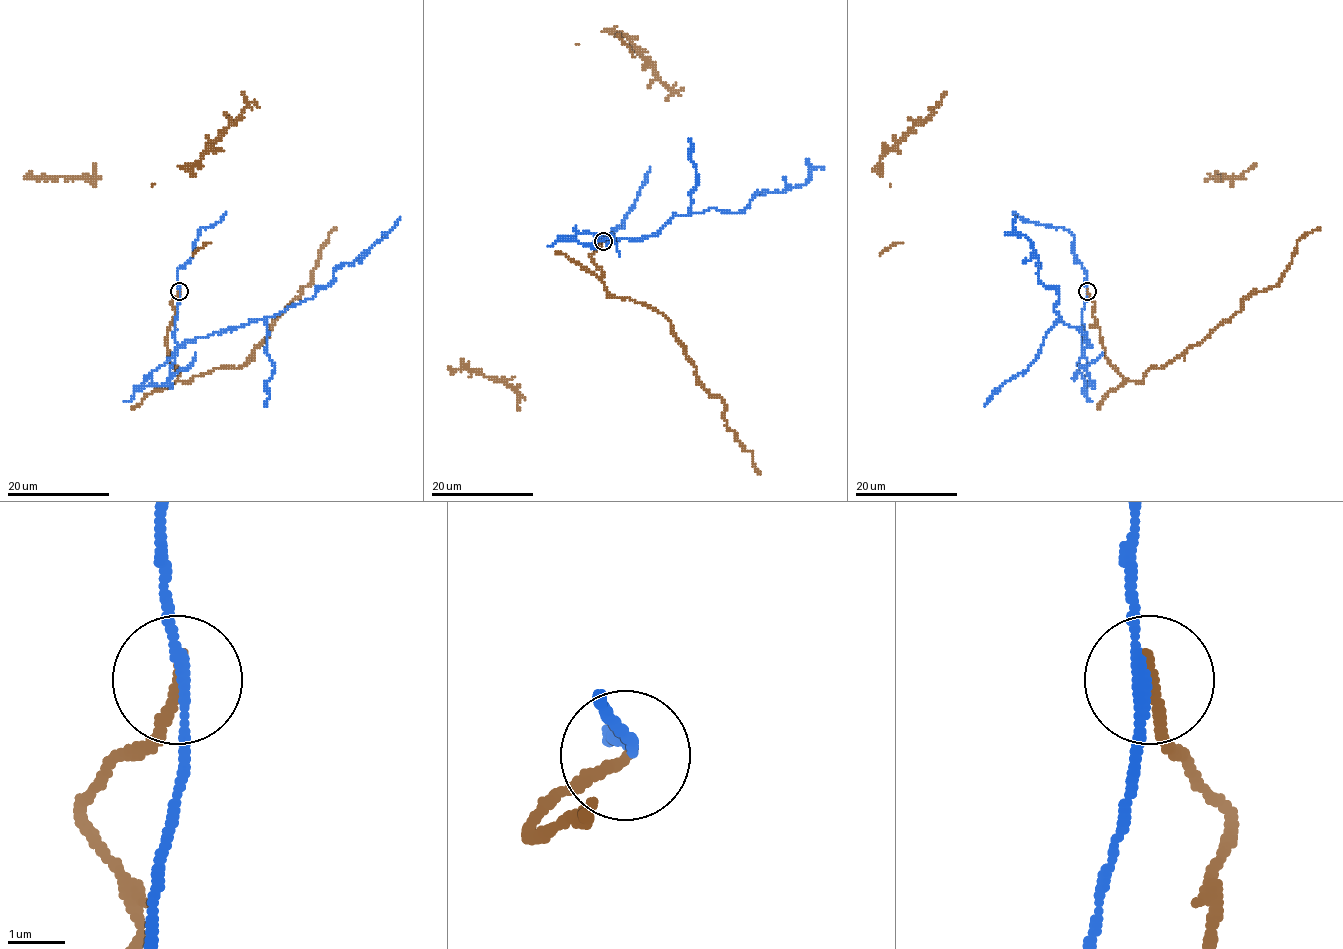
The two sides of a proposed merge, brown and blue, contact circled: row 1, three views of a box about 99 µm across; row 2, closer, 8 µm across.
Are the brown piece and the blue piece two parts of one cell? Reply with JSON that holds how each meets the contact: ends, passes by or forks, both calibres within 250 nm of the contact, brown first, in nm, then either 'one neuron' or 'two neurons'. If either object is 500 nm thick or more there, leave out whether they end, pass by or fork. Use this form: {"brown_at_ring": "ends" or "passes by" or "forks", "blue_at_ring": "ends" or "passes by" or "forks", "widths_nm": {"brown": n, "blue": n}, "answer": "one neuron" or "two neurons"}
{"brown_at_ring": "ends", "blue_at_ring": "passes by", "widths_nm": {"brown": 190, "blue": 170}, "answer": "two neurons"}

